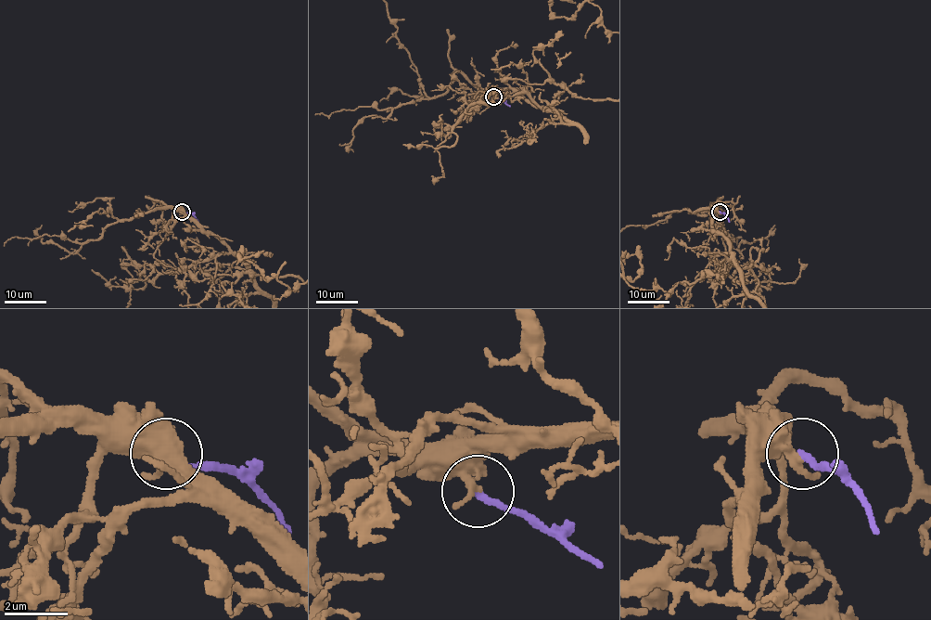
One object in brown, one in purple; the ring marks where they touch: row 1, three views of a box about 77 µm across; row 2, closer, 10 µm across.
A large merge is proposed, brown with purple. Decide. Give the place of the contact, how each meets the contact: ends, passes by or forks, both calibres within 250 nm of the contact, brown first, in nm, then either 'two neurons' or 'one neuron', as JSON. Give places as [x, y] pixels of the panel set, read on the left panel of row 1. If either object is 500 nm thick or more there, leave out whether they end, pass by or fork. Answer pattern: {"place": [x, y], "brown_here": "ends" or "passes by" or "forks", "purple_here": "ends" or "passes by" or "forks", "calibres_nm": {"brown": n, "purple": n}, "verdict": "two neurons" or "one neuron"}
{"place": [182, 212], "brown_here": "ends", "purple_here": "ends", "calibres_nm": {"brown": 380, "purple": 200}, "verdict": "two neurons"}

